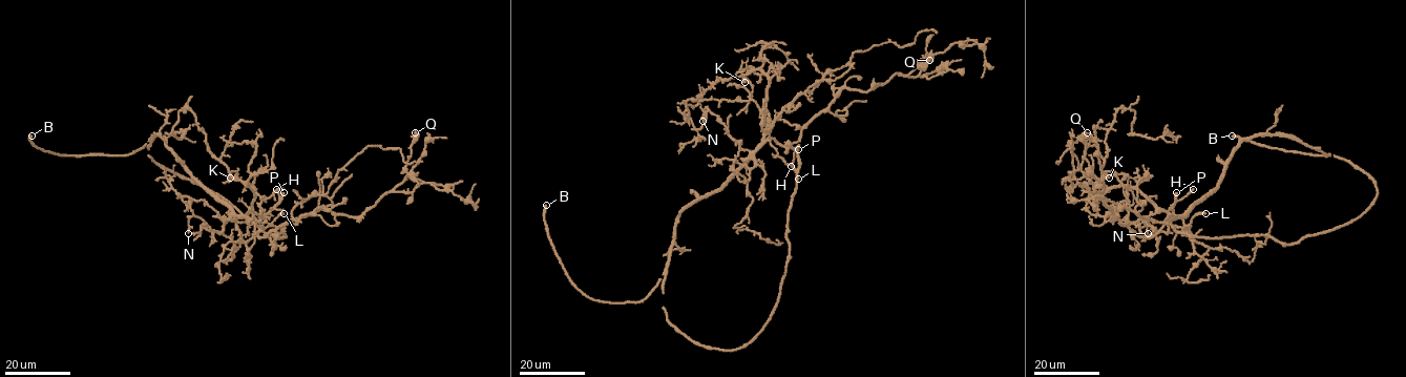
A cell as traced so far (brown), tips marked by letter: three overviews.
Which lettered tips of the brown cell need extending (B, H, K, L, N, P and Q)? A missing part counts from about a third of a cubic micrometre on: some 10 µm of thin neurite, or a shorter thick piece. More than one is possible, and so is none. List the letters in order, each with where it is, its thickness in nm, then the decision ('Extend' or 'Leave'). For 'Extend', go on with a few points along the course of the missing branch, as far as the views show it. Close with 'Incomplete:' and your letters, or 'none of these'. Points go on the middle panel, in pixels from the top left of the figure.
B: Place: (546, 205). Thickness 400 nm. Extend
H: Place: (791, 166). Thickness 200 nm. Leave
K: Place: (745, 82). Thickness 650 nm. Leave
L: Place: (798, 179). Thickness 200 nm. Extend. Course of what is missing: (798, 179), (801, 185), (787, 200), (749, 218)
N: Place: (702, 121). Thickness 130 nm. Leave
P: Place: (798, 149). Thickness 500 nm. Extend
Q: Place: (929, 60). Thickness 280 nm. Leave
Incomplete: B, L, P

